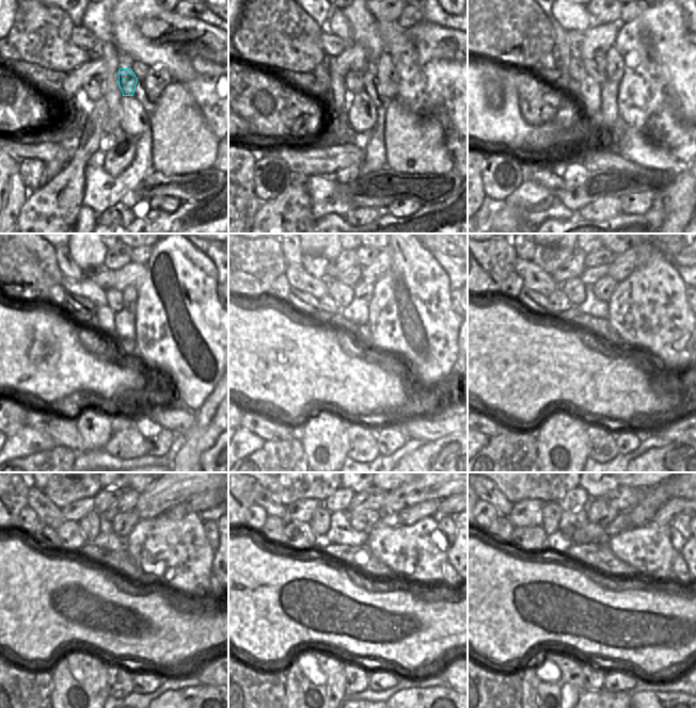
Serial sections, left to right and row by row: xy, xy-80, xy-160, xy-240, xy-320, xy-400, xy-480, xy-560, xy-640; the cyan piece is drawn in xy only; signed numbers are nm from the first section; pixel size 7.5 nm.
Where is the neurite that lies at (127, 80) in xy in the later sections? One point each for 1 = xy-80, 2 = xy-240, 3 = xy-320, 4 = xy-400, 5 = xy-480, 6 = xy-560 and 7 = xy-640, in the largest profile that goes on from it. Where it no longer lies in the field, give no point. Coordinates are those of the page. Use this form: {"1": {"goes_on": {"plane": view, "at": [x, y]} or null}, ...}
{"1": {"goes_on": {"plane": "xy-80", "at": [353, 81]}}, "2": {"goes_on": {"plane": "xy-240", "at": [75, 303]}}, "3": {"goes_on": {"plane": "xy-320", "at": [305, 304]}}, "4": {"goes_on": {"plane": "xy-400", "at": [531, 300]}}, "5": {"goes_on": {"plane": "xy-480", "at": [44, 535]}}, "6": {"goes_on": {"plane": "xy-560", "at": [273, 530]}}, "7": {"goes_on": {"plane": "xy-640", "at": [502, 529]}}}

